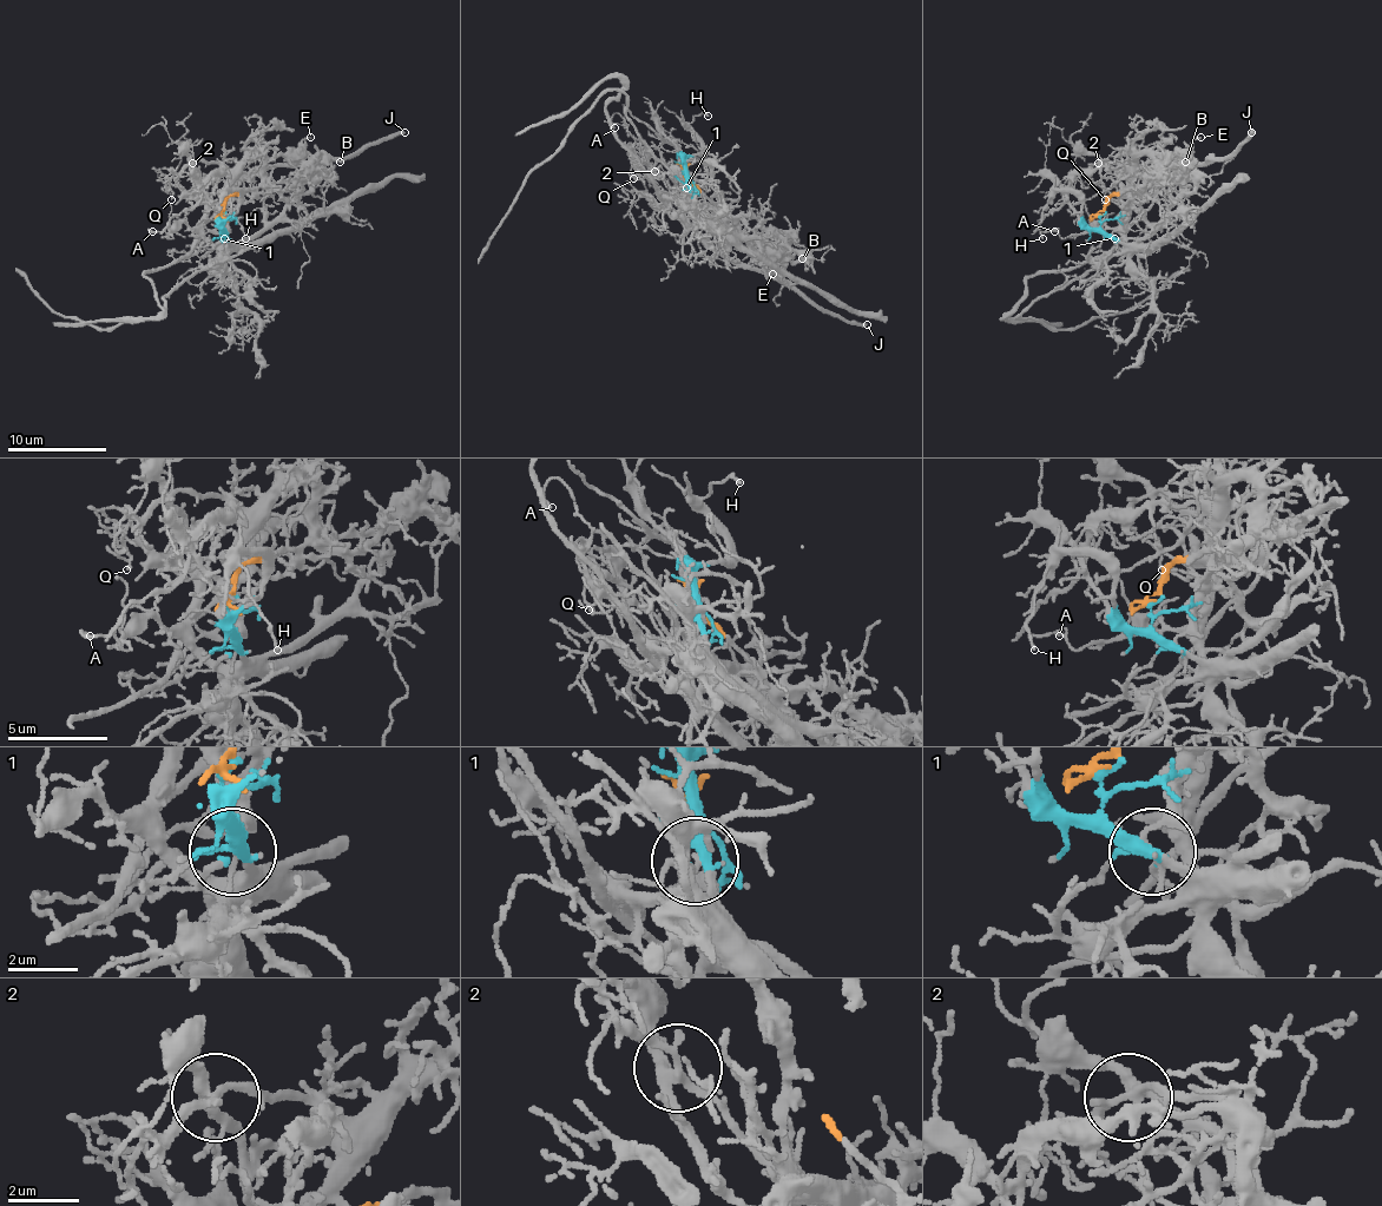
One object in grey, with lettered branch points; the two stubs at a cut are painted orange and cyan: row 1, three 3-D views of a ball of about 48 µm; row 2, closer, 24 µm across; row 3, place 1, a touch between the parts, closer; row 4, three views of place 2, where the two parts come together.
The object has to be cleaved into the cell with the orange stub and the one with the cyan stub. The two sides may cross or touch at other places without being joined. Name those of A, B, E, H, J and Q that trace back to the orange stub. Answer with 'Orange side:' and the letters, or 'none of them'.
Orange side: B, E, J, Q

